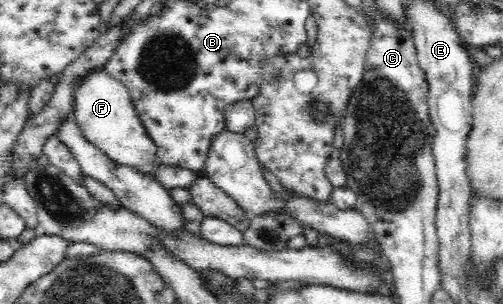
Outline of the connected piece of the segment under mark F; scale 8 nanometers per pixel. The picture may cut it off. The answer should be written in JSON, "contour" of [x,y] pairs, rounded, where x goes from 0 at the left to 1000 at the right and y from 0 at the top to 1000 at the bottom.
{"contour":[[[205,211],[177,224],[147,273],[145,372],[169,454],[231,539],[247,539],[292,576],[308,533],[308,474],[292,451],[249,283],[225,257]]]}

